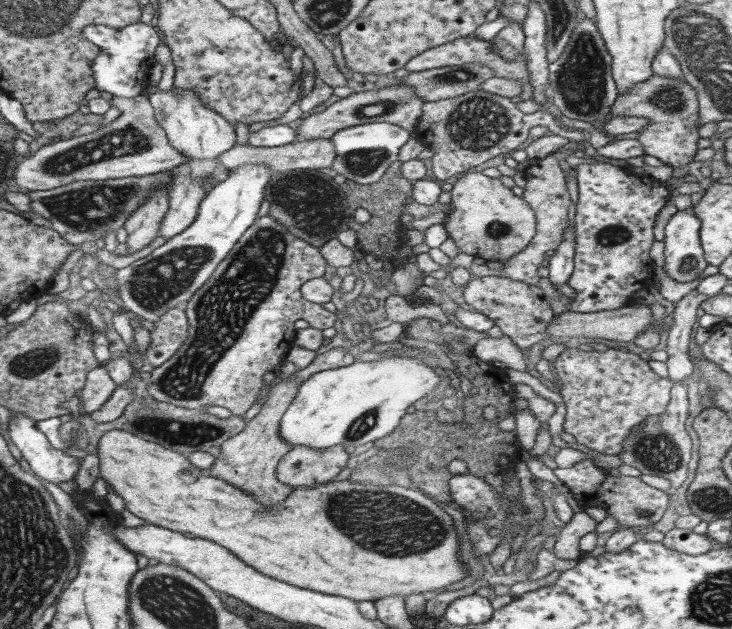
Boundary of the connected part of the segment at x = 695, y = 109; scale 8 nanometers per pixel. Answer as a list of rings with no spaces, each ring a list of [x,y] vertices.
[[[652,73],[649,80],[634,84],[621,96],[617,94],[611,106],[610,117],[638,116],[650,120],[644,129],[638,131],[637,139],[645,155],[653,156],[672,167],[683,167],[693,162],[700,140],[698,92],[684,78],[679,80]]]

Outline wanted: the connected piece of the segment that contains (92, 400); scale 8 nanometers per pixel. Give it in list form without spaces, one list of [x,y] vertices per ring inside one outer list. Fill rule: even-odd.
[[[104,366],[88,371],[86,384],[81,390],[80,412],[88,416],[91,412],[98,410],[112,396],[116,387],[116,383]]]

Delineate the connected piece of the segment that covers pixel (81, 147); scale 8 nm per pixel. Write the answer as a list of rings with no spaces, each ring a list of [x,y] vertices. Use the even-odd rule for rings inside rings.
[[[145,94],[135,98],[108,96],[108,99],[110,104],[115,105],[121,111],[118,118],[93,133],[44,145],[35,154],[28,157],[23,156],[22,162],[17,164],[14,172],[12,172],[12,178],[16,184],[32,191],[46,191],[78,182],[78,180],[112,180],[156,175],[163,171],[169,172],[176,169],[180,164],[189,162],[170,144],[166,131],[156,122],[154,108],[151,106],[148,96]]]

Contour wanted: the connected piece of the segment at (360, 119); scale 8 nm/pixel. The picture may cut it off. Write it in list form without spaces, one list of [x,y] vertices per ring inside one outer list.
[[[406,84],[387,86],[379,90],[368,90],[368,92],[358,92],[358,94],[354,93],[348,96],[348,98],[342,98],[323,112],[311,112],[311,115],[302,120],[300,126],[296,128],[296,133],[298,133],[298,140],[330,138],[334,132],[344,130],[348,126],[372,123],[376,120],[397,124],[412,133],[412,130],[415,132],[417,130],[424,104],[425,99],[415,96],[415,89]]]

